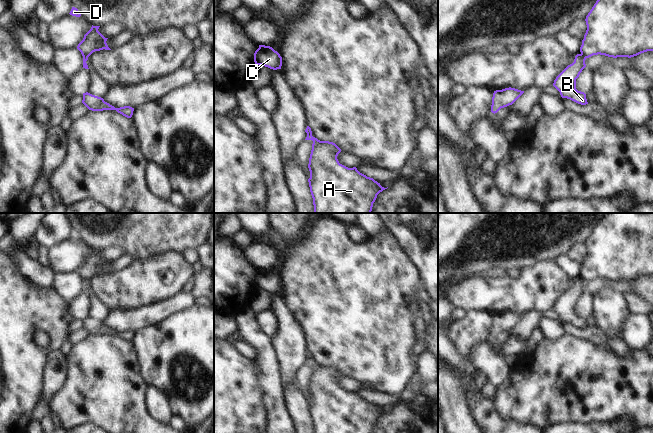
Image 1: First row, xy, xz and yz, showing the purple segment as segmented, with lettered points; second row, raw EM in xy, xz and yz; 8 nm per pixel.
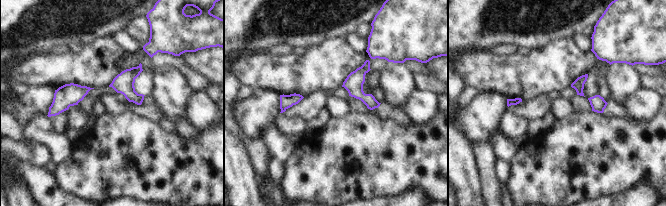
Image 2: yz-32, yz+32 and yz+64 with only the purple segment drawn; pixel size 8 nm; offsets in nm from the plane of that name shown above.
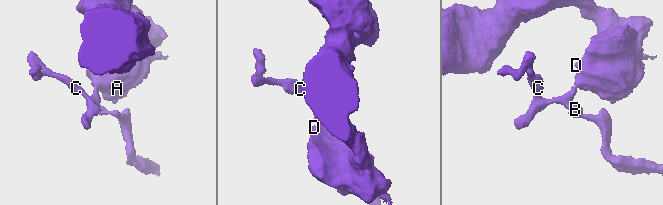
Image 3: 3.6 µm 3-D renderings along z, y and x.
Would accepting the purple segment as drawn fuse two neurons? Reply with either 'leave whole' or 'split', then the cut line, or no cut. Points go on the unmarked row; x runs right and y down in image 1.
split | yz (581, 277), (585, 282)

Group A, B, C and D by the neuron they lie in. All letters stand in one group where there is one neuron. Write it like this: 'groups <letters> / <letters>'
groups A D / B C

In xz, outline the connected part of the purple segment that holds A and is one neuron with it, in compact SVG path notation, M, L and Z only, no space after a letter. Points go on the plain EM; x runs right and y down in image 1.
M307 359L305 364L313 365L308 388L308 406L314 433L372 433L377 419L387 412L360 397L356 391L348 392L340 388L337 380L341 373L335 367L320 365L312 359Z

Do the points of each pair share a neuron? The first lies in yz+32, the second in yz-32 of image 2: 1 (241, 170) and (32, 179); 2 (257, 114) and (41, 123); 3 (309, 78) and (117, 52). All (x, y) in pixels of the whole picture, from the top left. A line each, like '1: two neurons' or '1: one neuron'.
1: two neurons
2: two neurons
3: one neuron

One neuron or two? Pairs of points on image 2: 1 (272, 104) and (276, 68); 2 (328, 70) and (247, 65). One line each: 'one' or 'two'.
1: two
2: one

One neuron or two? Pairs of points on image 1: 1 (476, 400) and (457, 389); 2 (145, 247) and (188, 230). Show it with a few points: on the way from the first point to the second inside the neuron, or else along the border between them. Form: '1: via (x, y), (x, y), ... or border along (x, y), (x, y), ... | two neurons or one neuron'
1: border along (464, 387), (473, 418) | two neurons
2: via (156, 236), (162, 230), (177, 230) | one neuron

